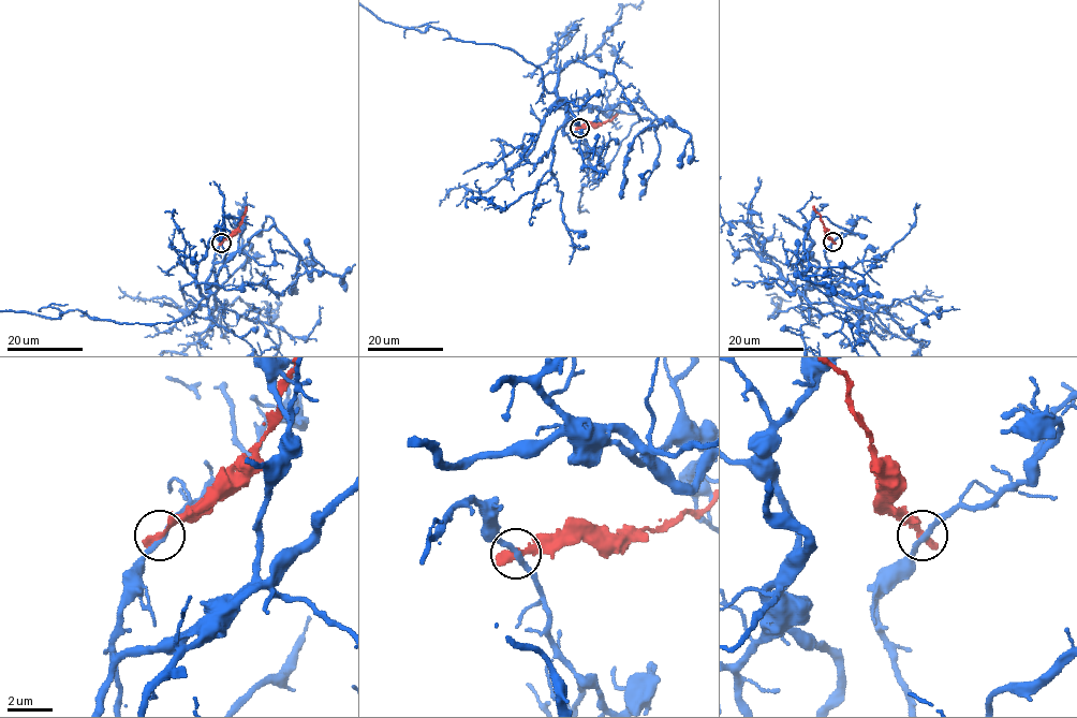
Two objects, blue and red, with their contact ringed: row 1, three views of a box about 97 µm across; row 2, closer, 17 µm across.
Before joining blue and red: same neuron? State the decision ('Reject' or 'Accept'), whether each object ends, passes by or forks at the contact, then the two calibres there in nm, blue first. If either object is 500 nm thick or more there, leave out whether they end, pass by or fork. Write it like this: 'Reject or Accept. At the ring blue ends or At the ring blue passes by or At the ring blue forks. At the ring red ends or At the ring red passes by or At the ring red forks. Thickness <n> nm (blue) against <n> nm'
Reject. At the ring blue passes by. At the ring red ends. Thickness 240 nm (blue) against 440 nm

